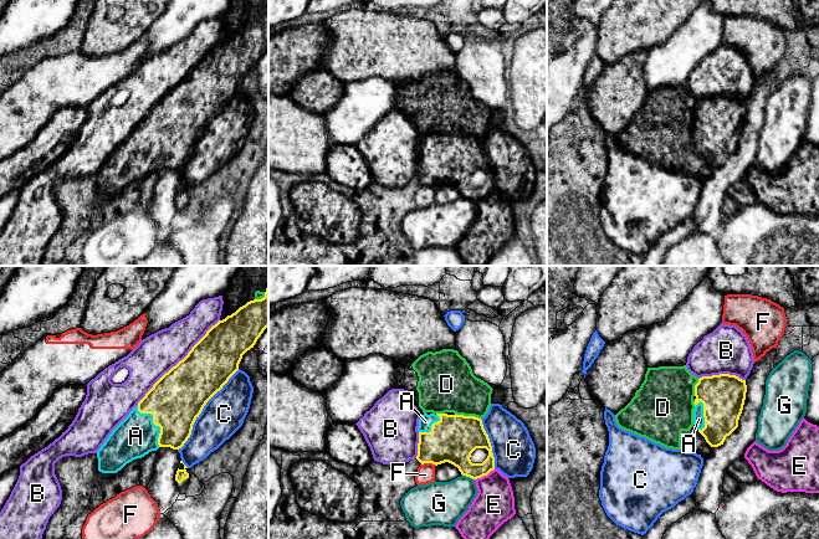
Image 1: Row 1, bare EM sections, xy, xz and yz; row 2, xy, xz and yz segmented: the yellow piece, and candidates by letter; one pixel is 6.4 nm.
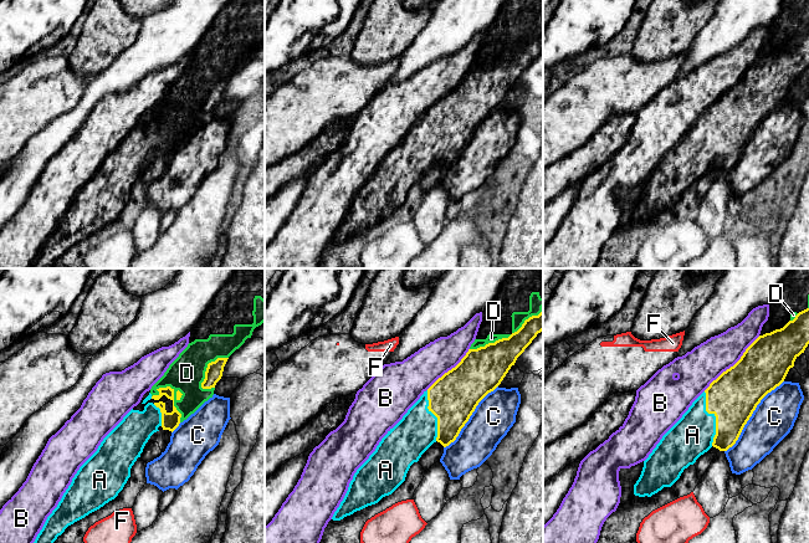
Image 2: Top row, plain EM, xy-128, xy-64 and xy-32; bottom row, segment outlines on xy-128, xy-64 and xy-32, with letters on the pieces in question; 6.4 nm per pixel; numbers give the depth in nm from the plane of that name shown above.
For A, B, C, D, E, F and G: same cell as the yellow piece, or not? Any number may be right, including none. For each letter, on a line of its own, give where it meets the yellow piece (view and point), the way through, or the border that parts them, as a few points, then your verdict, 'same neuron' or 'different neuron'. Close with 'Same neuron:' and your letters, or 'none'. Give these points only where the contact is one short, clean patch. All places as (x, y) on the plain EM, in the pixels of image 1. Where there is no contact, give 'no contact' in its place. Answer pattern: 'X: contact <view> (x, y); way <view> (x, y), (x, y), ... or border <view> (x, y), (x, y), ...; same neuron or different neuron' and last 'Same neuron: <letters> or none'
A: contact xy (153, 144); same neuron
B: contact xy (179, 83); different neuron
C: contact xy (201, 132); different neuron
D: contact xz (467, 138); different neuron
E: contact xz (485, 196); different neuron
F: contact xz (429, 184); border xz (421, 185), (435, 186); different neuron
G: contact xz (469, 198); different neuron
Same neuron: A

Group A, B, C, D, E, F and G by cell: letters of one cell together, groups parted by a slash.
A / B / C / D / E / F / G

